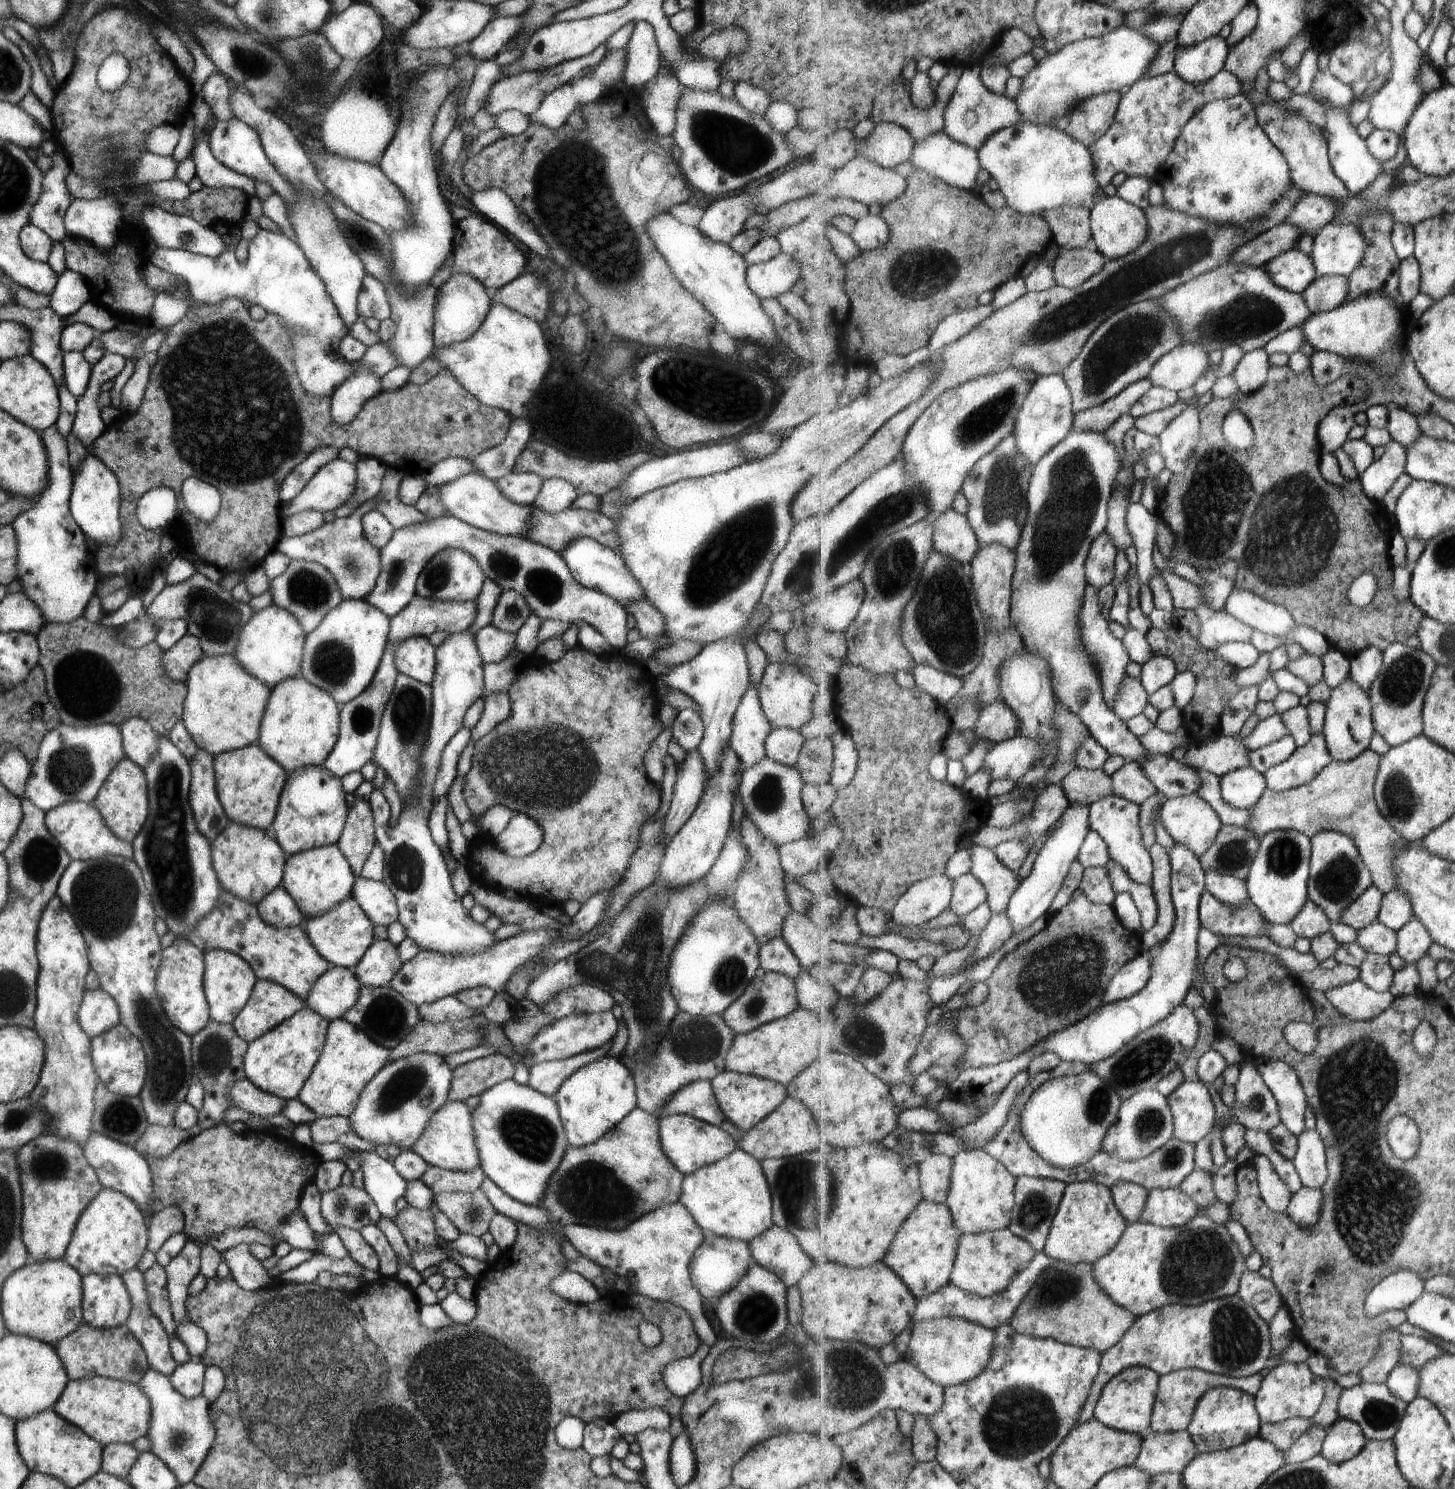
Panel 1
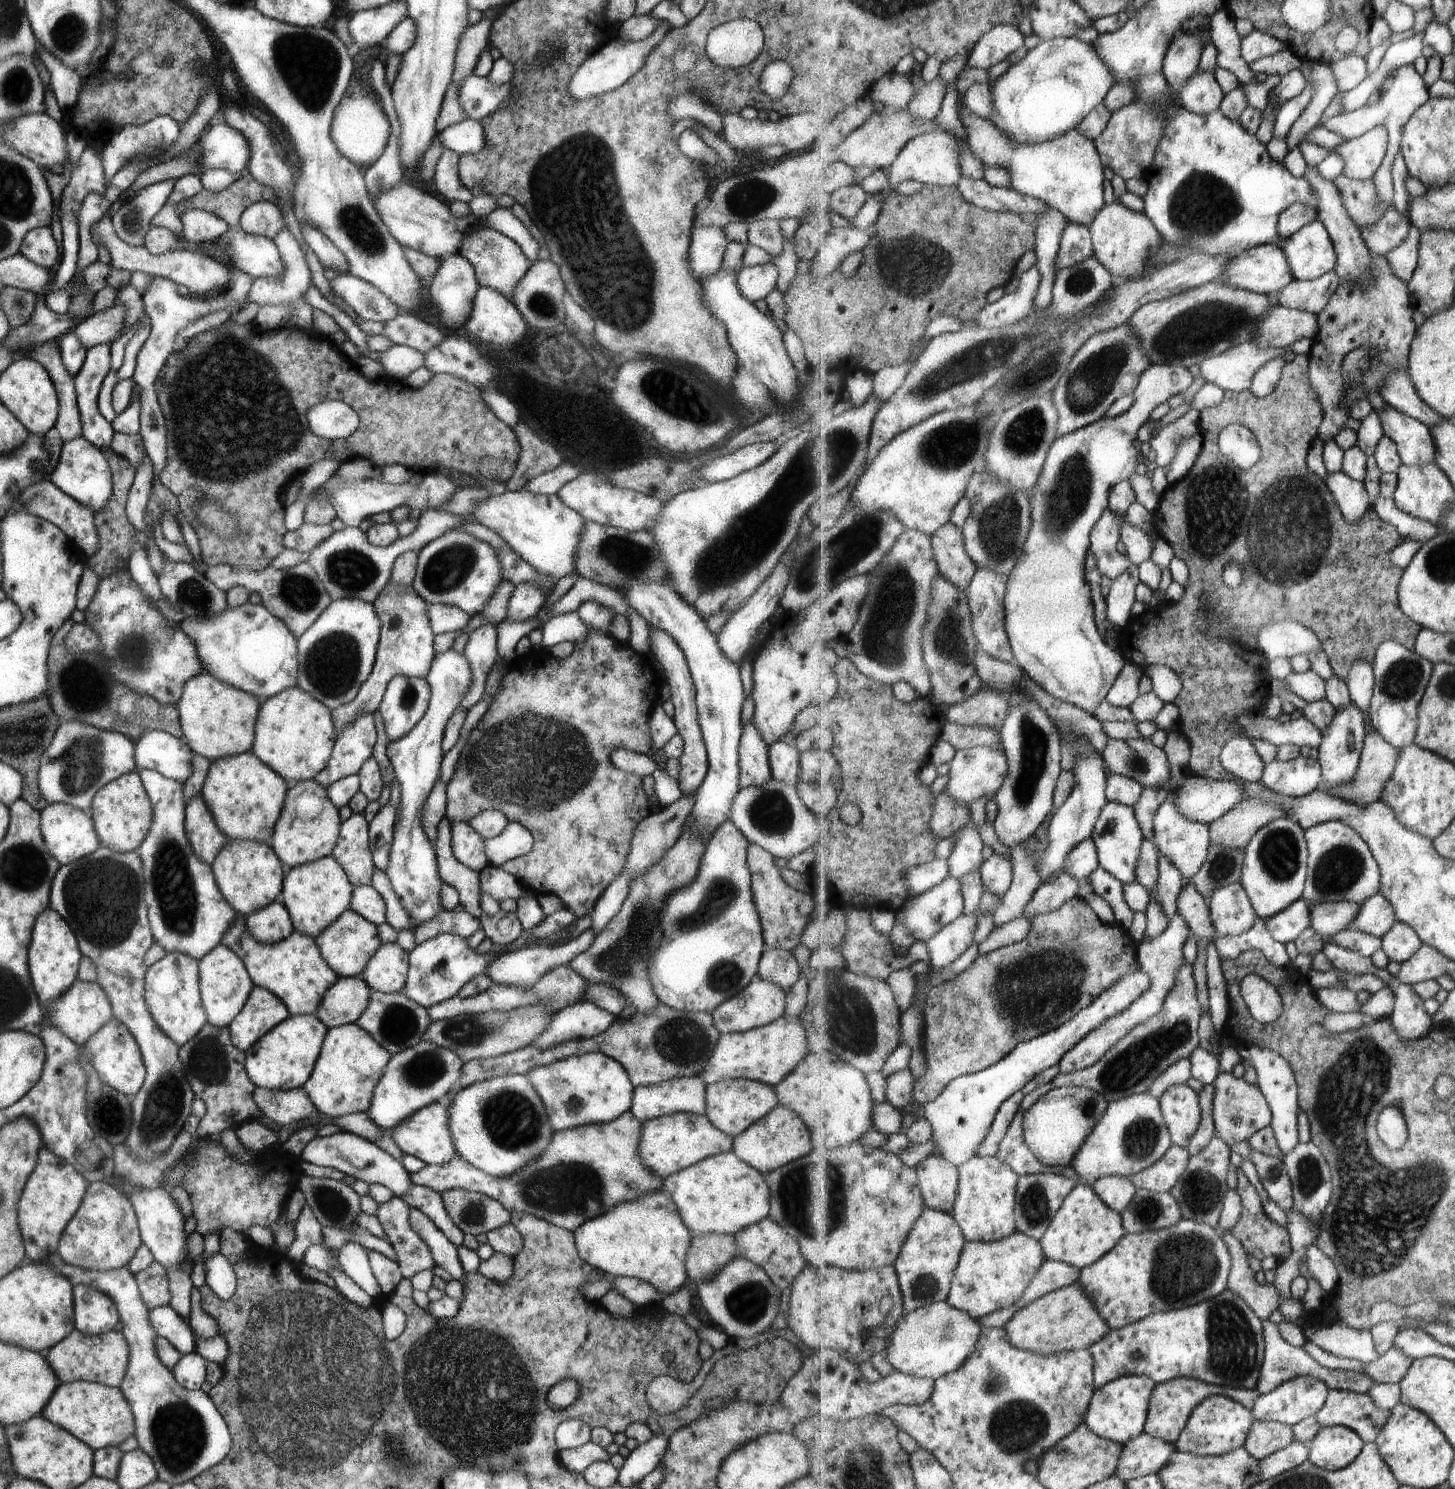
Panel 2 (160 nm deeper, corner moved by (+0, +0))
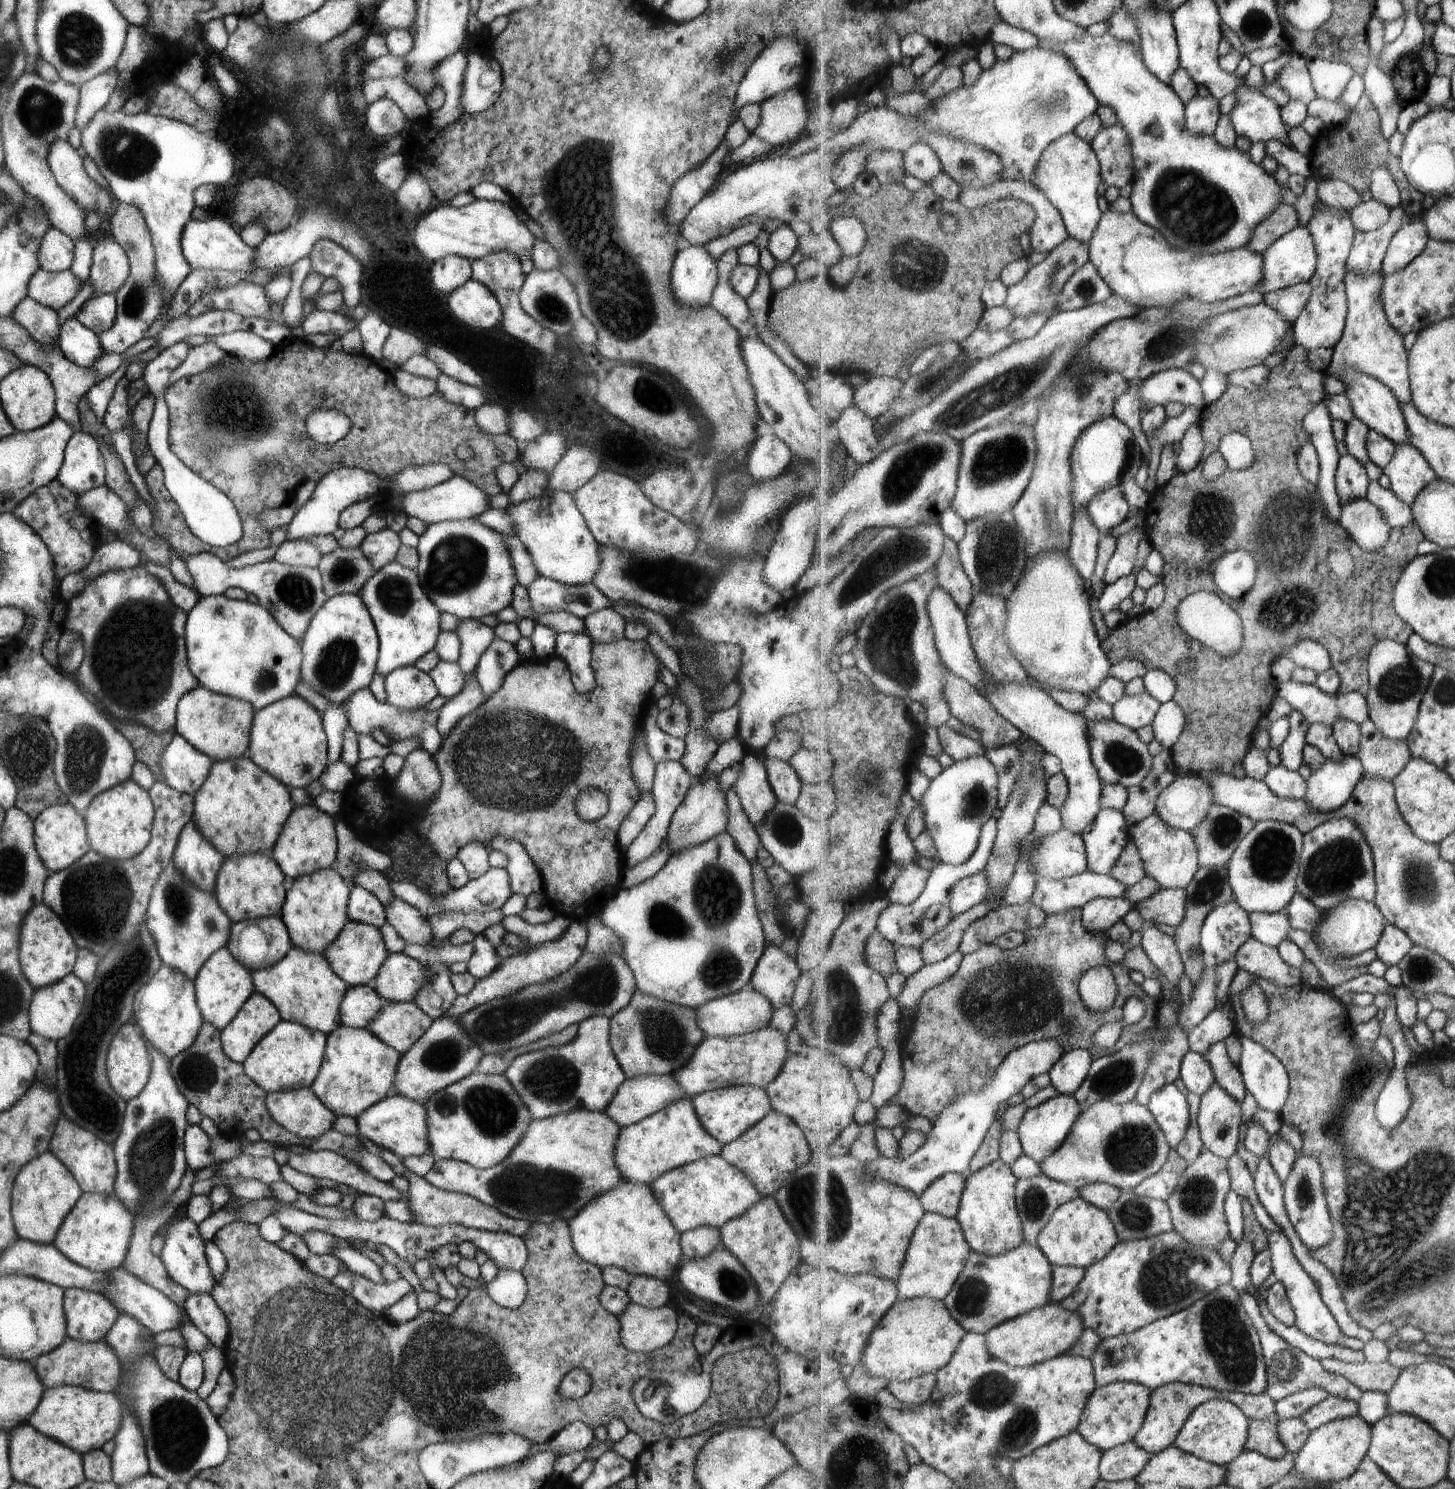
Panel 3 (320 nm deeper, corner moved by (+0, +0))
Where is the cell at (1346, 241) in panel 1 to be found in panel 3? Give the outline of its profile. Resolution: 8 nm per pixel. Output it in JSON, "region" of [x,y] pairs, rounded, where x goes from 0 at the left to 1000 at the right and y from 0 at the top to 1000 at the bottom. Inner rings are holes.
{"region":[[[893,152],[884,156],[876,164],[873,165],[868,172],[869,172],[869,187],[861,195],[867,198],[898,189],[906,181],[906,167],[903,158],[898,152]]]}

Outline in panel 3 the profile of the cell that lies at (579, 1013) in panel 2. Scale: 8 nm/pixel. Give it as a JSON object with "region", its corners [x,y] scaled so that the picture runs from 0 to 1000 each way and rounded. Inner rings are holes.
{"region":[[[406,682],[397,686],[397,692],[393,698],[382,703],[368,704],[363,707],[354,709],[351,712],[346,720],[346,723],[351,727],[357,737],[362,743],[366,752],[390,747],[394,745],[404,746],[414,746],[427,727],[430,725],[425,714],[423,712],[418,699],[419,685],[413,682]]]}

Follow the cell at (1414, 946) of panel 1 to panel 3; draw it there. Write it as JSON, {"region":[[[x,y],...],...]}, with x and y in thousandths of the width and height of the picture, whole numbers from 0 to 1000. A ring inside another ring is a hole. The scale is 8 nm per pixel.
{"region":[[[959,621],[952,623],[950,631],[946,634],[945,638],[947,643],[955,649],[961,648],[973,635],[969,629],[967,629],[964,624]]]}

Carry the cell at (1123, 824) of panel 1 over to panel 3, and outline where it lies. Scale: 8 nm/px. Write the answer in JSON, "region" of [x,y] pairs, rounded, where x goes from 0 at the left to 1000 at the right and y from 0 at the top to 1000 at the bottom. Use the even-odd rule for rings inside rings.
{"region":[[[757,543],[755,545],[753,550],[742,560],[747,572],[748,586],[764,587],[777,566],[775,555],[772,545]]]}

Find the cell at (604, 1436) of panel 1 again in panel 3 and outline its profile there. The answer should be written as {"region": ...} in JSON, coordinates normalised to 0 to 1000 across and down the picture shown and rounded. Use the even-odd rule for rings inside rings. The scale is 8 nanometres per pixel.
{"region":[[[395,954],[387,958],[382,964],[380,964],[376,968],[372,970],[366,970],[366,972],[361,979],[358,980],[358,983],[361,980],[366,979],[366,976],[373,976],[379,975],[382,977],[390,977],[395,974],[401,974],[405,972],[406,967],[408,966],[407,960],[401,956]]]}

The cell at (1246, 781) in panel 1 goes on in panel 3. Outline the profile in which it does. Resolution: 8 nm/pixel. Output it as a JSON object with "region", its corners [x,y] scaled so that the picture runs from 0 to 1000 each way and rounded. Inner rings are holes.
{"region":[[[816,520],[798,532],[795,546],[805,556],[819,559],[829,550],[834,541],[833,531],[828,522]]]}

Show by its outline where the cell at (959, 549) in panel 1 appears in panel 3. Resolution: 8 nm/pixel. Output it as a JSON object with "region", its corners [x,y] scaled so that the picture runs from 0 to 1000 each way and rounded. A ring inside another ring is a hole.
{"region":[[[649,358],[648,373],[644,377],[645,393],[656,401],[659,408],[664,411],[669,403],[669,391],[660,377],[658,365]]]}

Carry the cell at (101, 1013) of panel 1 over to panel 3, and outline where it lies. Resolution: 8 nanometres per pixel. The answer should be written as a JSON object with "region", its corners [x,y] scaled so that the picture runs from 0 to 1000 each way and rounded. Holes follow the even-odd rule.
{"region":[[[49,653],[36,661],[23,664],[19,677],[21,694],[38,700],[43,697],[49,692],[52,684],[55,680],[58,666],[58,660],[56,660]]]}

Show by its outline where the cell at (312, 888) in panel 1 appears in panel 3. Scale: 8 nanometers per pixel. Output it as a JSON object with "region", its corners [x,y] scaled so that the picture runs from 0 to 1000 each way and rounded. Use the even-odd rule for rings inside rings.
{"region":[[[230,582],[201,591],[200,596],[196,600],[192,617],[197,622],[201,636],[220,641],[224,638],[239,618],[238,607],[241,596],[232,587]]]}

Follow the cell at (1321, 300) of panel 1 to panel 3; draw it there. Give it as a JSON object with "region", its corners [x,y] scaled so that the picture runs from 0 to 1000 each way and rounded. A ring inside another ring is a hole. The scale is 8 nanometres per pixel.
{"region":[[[898,189],[871,197],[869,203],[879,210],[879,212],[885,216],[889,217],[896,209],[901,197],[902,191]]]}

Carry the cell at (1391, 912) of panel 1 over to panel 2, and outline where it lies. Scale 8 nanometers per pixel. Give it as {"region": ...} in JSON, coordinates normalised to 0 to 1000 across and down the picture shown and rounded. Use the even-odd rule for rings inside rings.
{"region":[[[947,600],[937,606],[934,617],[930,619],[930,622],[927,622],[927,624],[951,630],[960,619],[962,618],[959,610],[955,607],[952,602]]]}

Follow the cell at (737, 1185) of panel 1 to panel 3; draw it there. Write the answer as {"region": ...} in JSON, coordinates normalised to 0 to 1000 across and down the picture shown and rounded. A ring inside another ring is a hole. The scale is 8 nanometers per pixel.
{"region":[[[494,775],[480,777],[453,788],[445,797],[463,825],[467,828],[483,823],[494,825],[524,805],[513,790],[500,782]]]}

